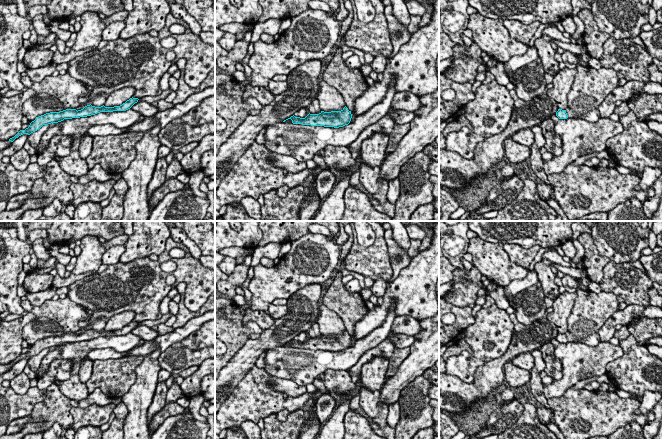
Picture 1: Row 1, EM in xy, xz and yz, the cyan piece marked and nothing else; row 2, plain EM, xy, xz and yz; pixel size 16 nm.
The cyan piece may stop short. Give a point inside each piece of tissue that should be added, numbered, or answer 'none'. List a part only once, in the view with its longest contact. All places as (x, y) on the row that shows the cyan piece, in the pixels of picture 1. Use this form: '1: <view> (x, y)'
none

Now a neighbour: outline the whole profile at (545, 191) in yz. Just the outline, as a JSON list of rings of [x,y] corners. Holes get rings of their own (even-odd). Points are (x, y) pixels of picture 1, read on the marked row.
[[[539,180],[536,181],[536,188],[537,188],[537,194],[539,195],[539,198],[543,201],[547,201],[549,199],[554,198],[554,186],[548,185],[544,182],[541,182]]]

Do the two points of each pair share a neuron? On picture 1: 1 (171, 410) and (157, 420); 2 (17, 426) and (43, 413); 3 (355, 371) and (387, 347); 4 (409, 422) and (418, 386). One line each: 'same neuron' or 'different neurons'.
1: same neuron
2: different neurons
3: same neuron
4: same neuron

